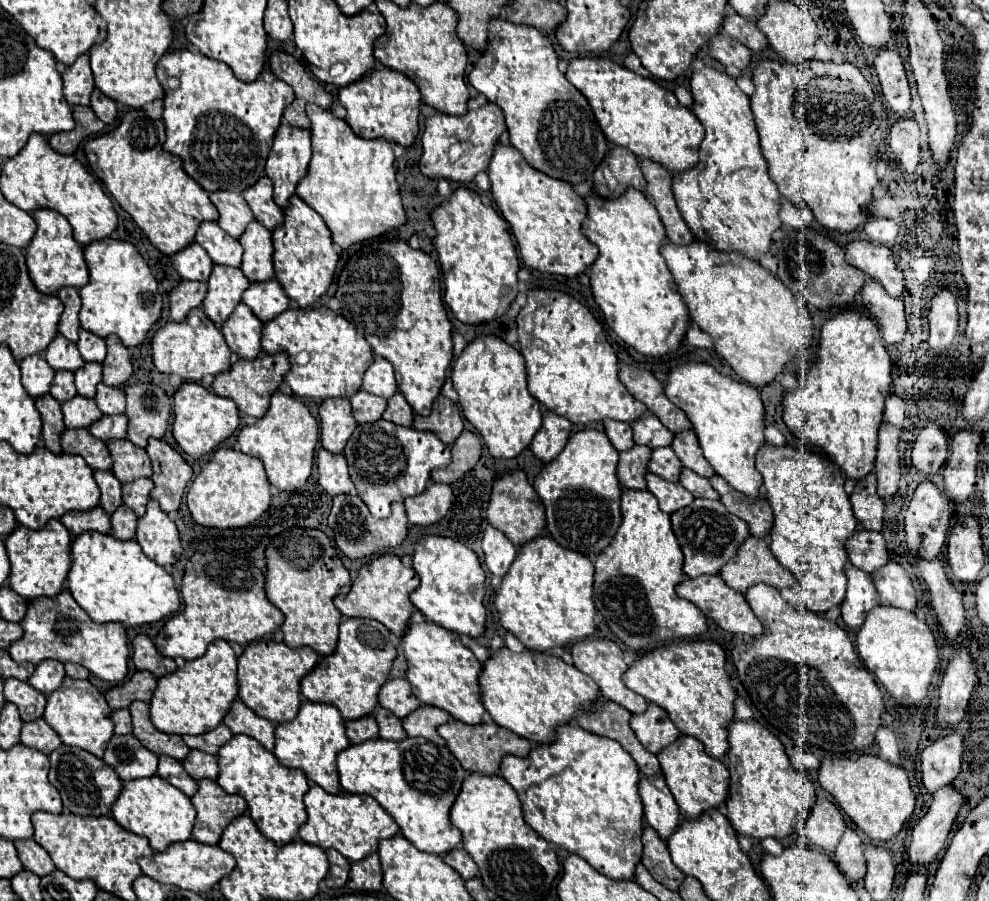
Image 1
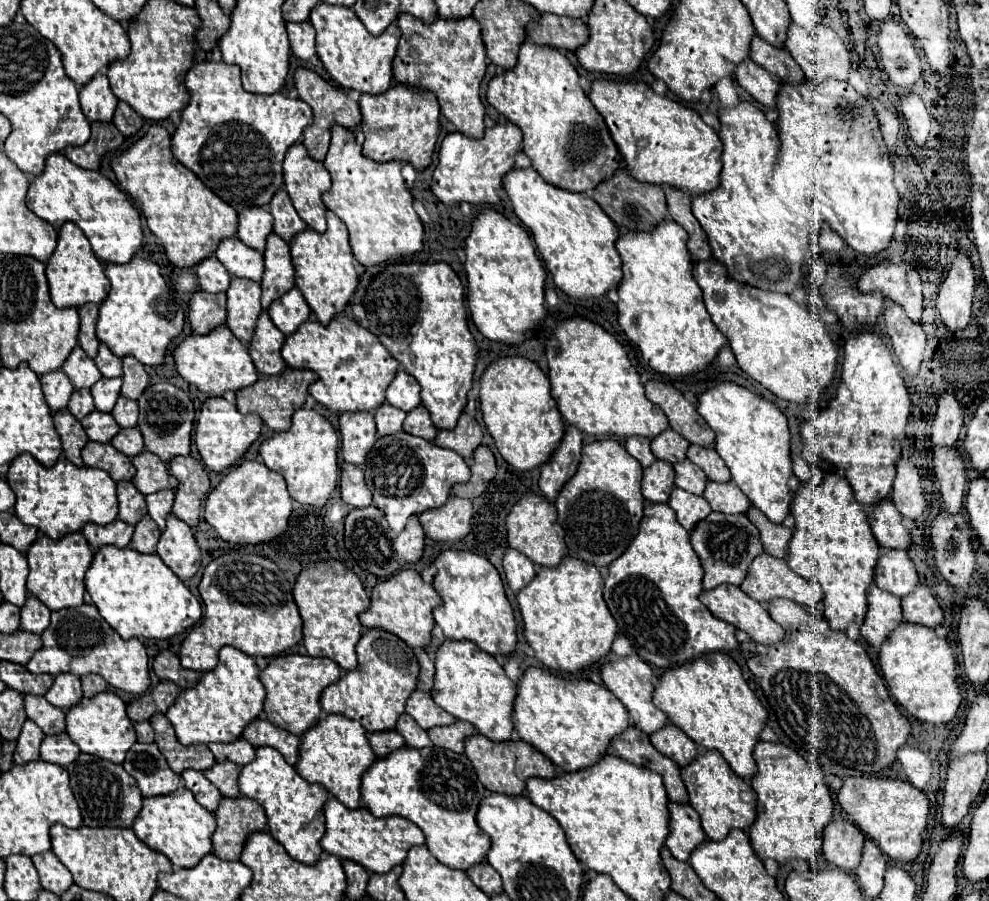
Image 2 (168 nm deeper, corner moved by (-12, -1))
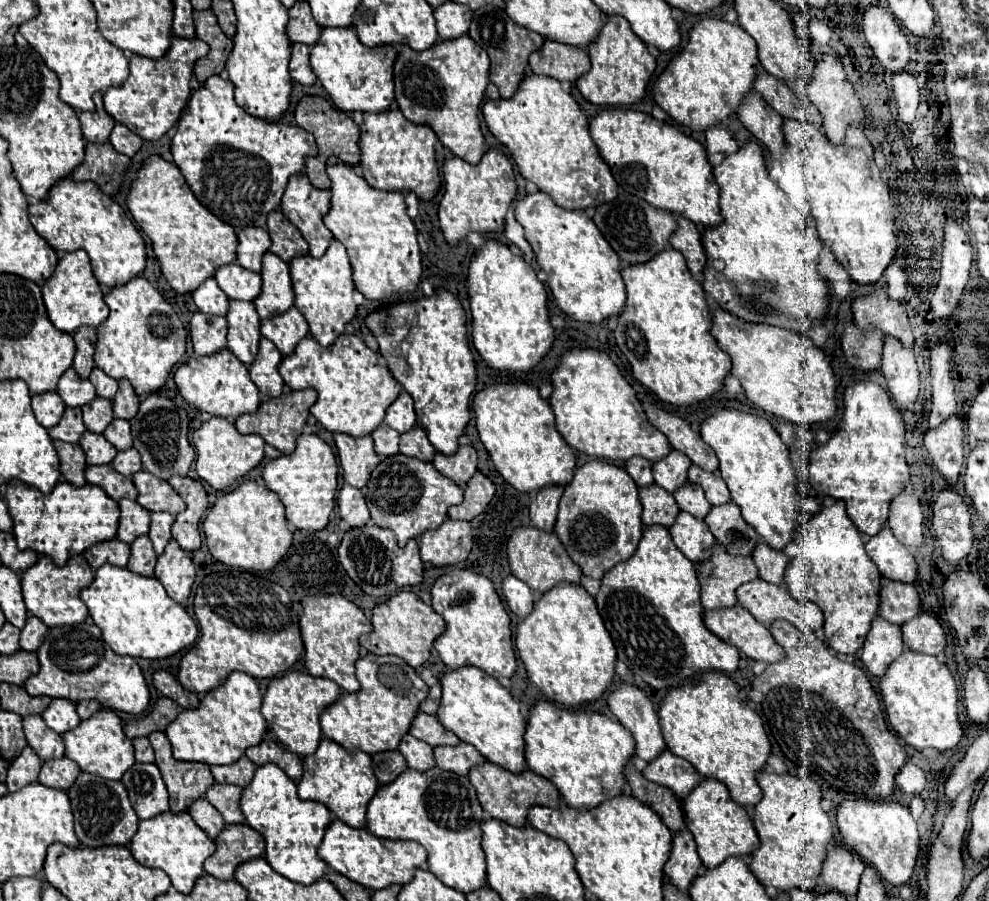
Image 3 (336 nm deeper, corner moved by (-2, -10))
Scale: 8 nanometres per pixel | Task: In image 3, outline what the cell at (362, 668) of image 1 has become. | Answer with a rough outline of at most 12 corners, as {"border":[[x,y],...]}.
{"border":[[360,655],[360,689],[320,715],[348,751],[394,751],[426,683],[396,655]]}

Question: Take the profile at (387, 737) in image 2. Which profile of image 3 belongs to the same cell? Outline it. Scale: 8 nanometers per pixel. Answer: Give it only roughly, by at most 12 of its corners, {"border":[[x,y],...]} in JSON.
{"border":[[400,751],[372,755],[372,769],[386,785],[406,769]]}

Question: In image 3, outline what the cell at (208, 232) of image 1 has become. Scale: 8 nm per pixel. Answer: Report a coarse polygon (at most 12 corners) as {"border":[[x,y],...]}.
{"border":[[238,263],[214,273],[230,299],[252,301],[262,287],[260,273]]}

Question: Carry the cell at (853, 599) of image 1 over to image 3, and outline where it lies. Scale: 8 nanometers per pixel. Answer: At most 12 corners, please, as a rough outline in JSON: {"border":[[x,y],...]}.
{"border":[[874,617],[860,659],[880,677],[904,651],[900,627]]}

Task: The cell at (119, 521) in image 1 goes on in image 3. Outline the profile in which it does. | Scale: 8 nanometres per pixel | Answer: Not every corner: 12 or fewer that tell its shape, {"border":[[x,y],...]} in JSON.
{"border":[[140,535],[132,543],[126,567],[152,575],[158,555],[150,539]]}

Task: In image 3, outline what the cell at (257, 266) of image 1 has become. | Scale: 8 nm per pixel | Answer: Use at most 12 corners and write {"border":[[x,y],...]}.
{"border":[[262,257],[262,291],[252,301],[260,319],[294,305],[288,263]]}

